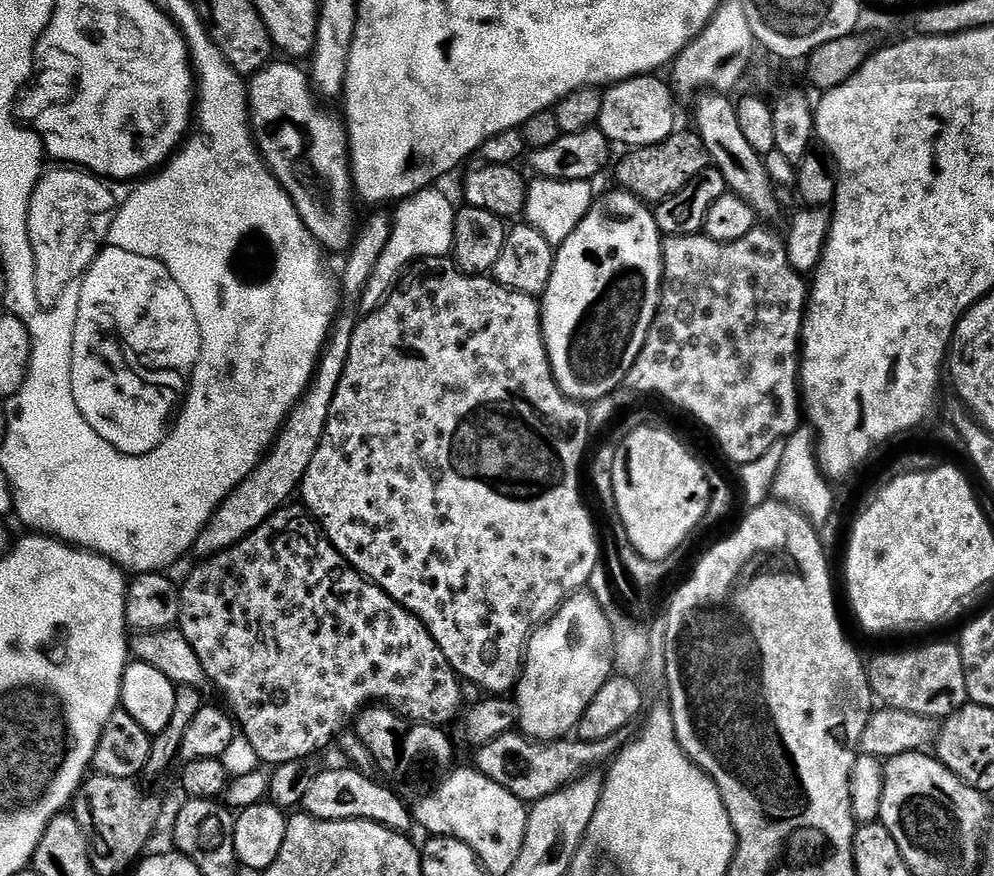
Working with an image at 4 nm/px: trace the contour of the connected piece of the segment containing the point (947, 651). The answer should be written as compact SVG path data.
M959 643L928 644L913 652L888 652L885 656L874 657L872 664L870 660L867 669L875 699L888 708L908 711L919 718L947 718L956 715L969 703Z

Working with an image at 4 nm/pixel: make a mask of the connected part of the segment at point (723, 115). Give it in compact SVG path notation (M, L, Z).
M704 94L696 106L695 131L706 146L708 159L720 171L722 179L728 183L727 191L733 196L741 196L761 217L772 216L779 210L776 192L772 189L772 176L764 165L765 157L746 142L742 126L738 126L736 104L722 94Z

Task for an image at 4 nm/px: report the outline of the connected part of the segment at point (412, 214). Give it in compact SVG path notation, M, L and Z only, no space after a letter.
M438 188L424 189L416 193L399 208L401 209L397 214L394 214L391 237L371 278L374 288L386 288L392 283L395 285L412 265L421 260L447 257L453 251L457 209Z

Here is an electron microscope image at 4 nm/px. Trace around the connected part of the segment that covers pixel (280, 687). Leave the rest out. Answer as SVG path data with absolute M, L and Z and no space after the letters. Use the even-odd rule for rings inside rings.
M290 507L273 513L254 533L233 548L213 555L212 564L204 564L201 568L194 569L189 574L188 581L183 581L180 589L179 631L184 633L186 642L194 646L194 654L198 654L202 662L205 677L209 681L213 680L228 698L236 712L235 719L241 729L244 727L244 736L248 739L249 746L256 751L257 758L265 760L270 766L277 766L289 760L315 757L323 748L331 746L332 739L336 740L345 731L343 728L351 720L353 723L369 702L383 702L394 712L418 724L448 726L464 704L464 692L460 689L462 681L450 666L446 654L442 654L438 642L428 632L428 627L413 612L390 598L390 594L386 594L361 572L357 572L344 555L328 541L328 535L311 515L303 511L295 512Z

